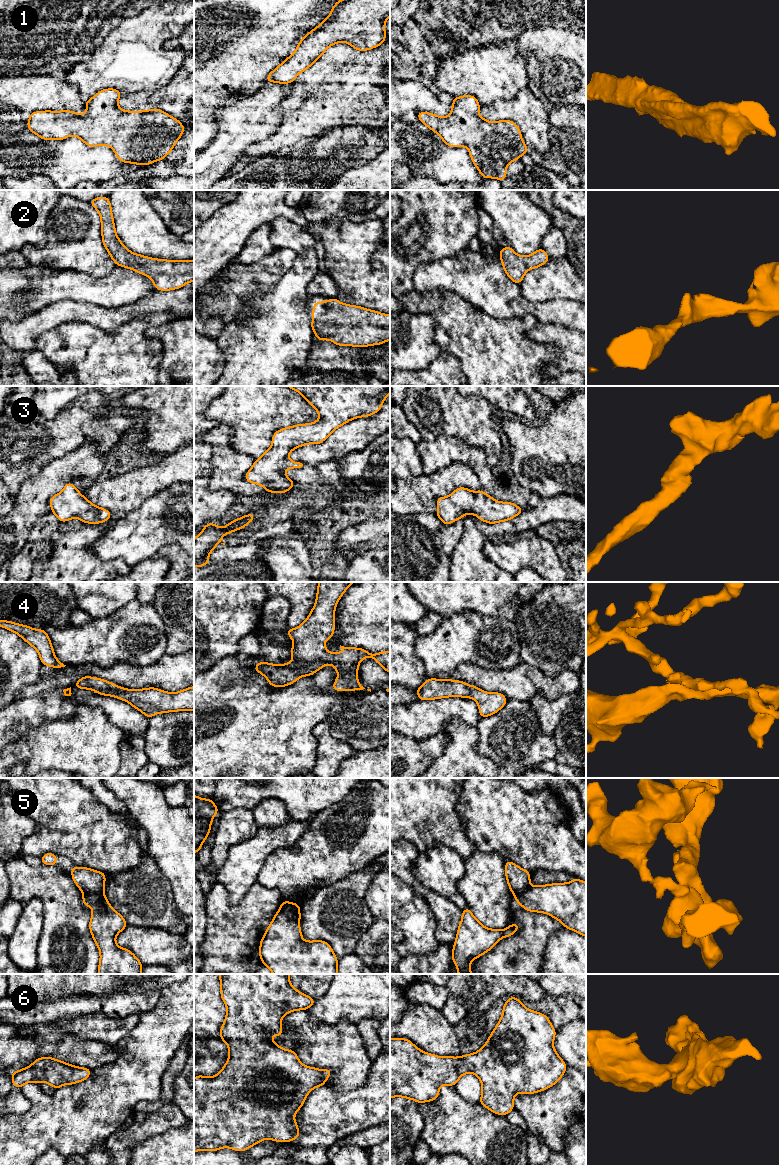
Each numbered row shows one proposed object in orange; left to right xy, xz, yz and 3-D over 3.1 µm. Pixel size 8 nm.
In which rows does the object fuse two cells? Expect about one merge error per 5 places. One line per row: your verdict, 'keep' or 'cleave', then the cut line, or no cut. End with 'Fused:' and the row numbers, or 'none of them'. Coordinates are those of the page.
1: keep; cut none
2: keep; cut none
3: keep; cut none
4: keep; cut none
5: cleave; cut xz (297, 904), (295, 908), (280, 909)
6: keep; cut none
Fused: 5

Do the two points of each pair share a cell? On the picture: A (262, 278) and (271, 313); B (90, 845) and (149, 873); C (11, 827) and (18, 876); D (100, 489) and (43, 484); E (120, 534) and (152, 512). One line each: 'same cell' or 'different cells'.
A: different cells
B: different cells
C: different cells
D: different cells
E: same cell

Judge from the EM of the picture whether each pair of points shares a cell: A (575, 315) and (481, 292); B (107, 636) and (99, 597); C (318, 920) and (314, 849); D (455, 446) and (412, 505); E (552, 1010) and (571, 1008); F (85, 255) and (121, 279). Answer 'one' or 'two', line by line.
A: one
B: two
C: two
D: two
E: one
F: two

